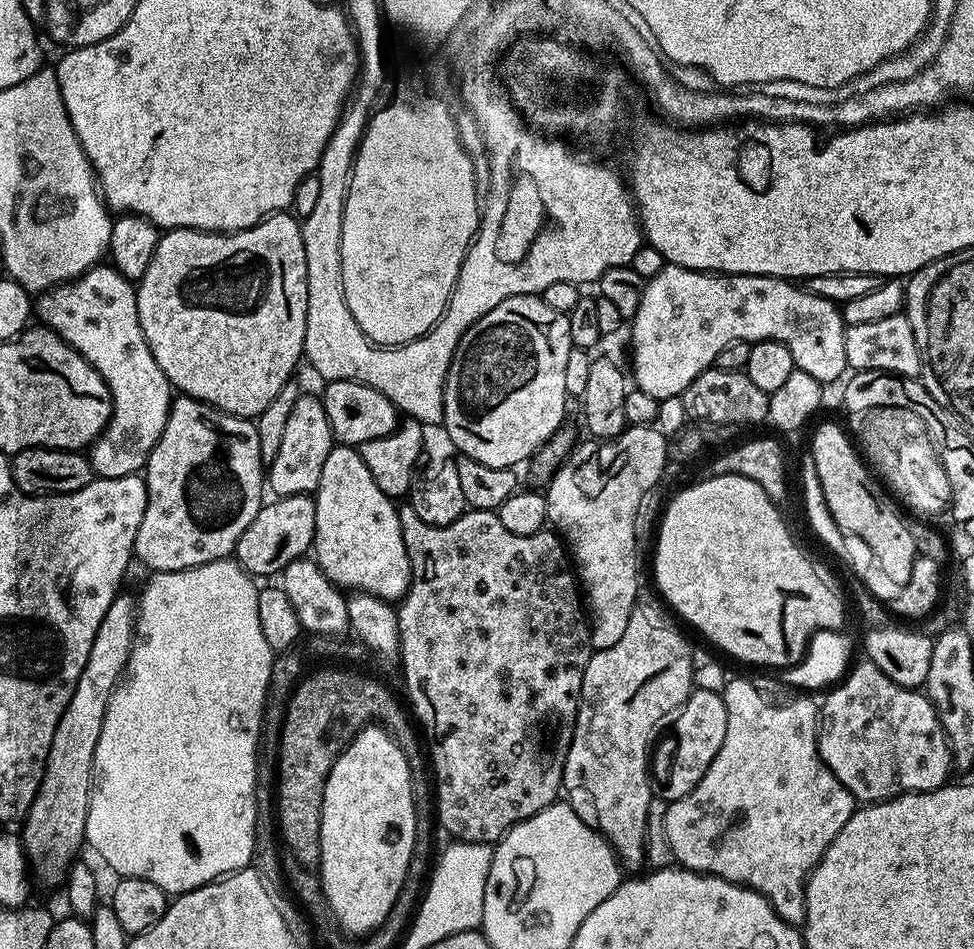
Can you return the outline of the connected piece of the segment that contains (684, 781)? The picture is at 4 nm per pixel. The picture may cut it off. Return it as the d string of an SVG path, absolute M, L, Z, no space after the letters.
M696 688L688 697L685 704L680 705L675 713L676 720L676 745L672 748L672 765L668 768L668 776L664 776L654 784L654 792L664 802L681 800L686 794L702 782L702 774L710 770L710 762L722 750L722 742L726 739L726 702L723 695L710 690Z

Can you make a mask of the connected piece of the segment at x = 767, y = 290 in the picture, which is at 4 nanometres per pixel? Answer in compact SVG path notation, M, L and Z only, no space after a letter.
M665 263L664 267L660 269L660 272L651 276L647 283L645 283L644 293L642 294L640 303L638 303L637 312L630 319L630 325L632 325L631 379L634 381L635 387L640 388L646 394L650 394L653 398L661 402L667 402L671 396L676 396L676 398L683 397L686 386L690 386L690 382L694 382L694 378L698 378L698 374L702 374L707 368L713 367L719 361L716 359L735 340L748 340L747 342L773 340L774 342L782 342L782 346L786 346L786 350L790 350L790 358L794 358L797 369L806 374L810 374L810 378L819 380L821 385L824 386L828 386L831 380L838 379L848 368L848 363L846 362L846 334L844 333L846 325L841 305L835 300L827 300L818 294L809 292L807 287L801 286L799 283L791 280L784 280L780 276L729 276L727 274L709 274L707 272L695 272L689 268L679 268L676 264Z

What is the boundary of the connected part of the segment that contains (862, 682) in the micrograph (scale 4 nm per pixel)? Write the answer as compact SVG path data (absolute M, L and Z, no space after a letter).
M871 662L863 663L856 664L828 692L830 694L824 704L822 700L819 705L816 741L822 762L826 762L834 778L838 778L838 782L850 790L853 798L864 804L880 804L883 800L905 796L908 792L929 792L943 788L949 783L951 776L948 775L954 772L954 761L936 707L923 691L898 686L898 682L886 678L878 666Z

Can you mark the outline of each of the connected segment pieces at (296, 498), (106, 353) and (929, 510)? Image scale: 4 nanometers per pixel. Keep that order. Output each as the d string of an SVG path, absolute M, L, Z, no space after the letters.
M310 494L283 496L272 504L265 503L236 543L235 559L249 575L258 578L279 573L290 561L301 559L313 547L316 524L316 501Z
M101 262L95 268L83 272L78 279L39 293L34 300L34 316L40 319L37 321L43 327L58 333L101 376L110 390L112 416L100 437L90 445L93 473L100 478L118 478L139 473L148 462L150 450L154 450L158 438L162 438L162 430L166 430L174 389L166 374L162 374L162 366L154 362L154 354L150 354L150 346L142 334L133 281L118 274L116 268Z
M875 403L865 408L852 408L847 415L847 427L863 459L870 465L871 471L887 485L891 495L905 509L908 507L910 511L917 512L920 515L917 517L925 521L935 522L941 516L945 521L951 522L950 442L947 439L932 438L928 420L924 420L924 416L920 416L916 408L906 404Z

